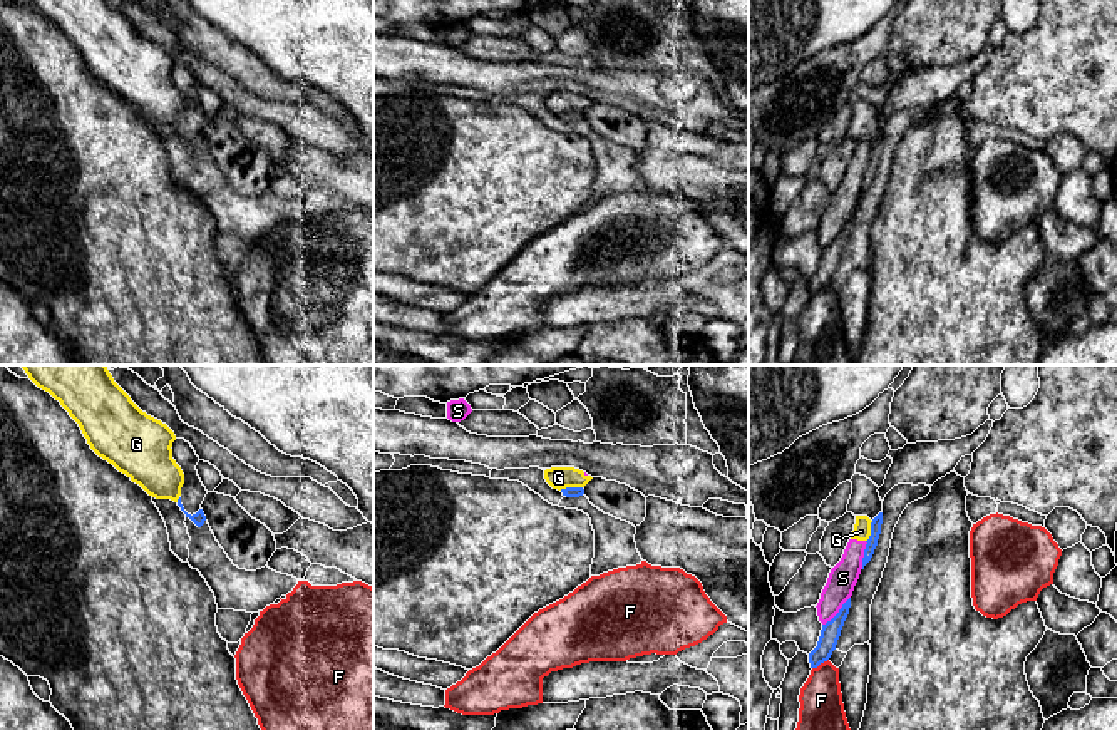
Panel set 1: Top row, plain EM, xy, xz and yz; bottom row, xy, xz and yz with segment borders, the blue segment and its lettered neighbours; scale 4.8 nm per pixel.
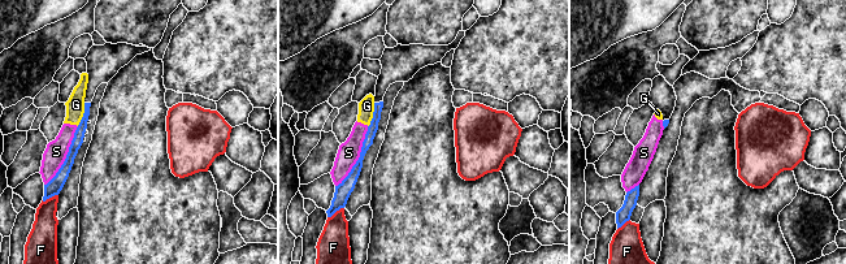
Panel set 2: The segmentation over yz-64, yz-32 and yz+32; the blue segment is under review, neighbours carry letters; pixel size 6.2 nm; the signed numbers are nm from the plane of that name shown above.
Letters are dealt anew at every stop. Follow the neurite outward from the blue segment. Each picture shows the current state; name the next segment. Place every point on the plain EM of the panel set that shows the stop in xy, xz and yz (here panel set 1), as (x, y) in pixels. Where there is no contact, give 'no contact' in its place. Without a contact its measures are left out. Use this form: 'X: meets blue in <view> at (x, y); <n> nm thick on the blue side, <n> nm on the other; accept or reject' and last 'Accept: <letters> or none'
F: meets blue in yz at (819, 288); 90 nm thick on the blue side, 220 nm on the other; reject
G: meets blue in xz at (570, 113); 50 nm thick on the blue side, 110 nm on the other; reject
S: meets blue in yz at (839, 236); 90 nm thick on the blue side, 140 nm on the other; reject
Accept: none

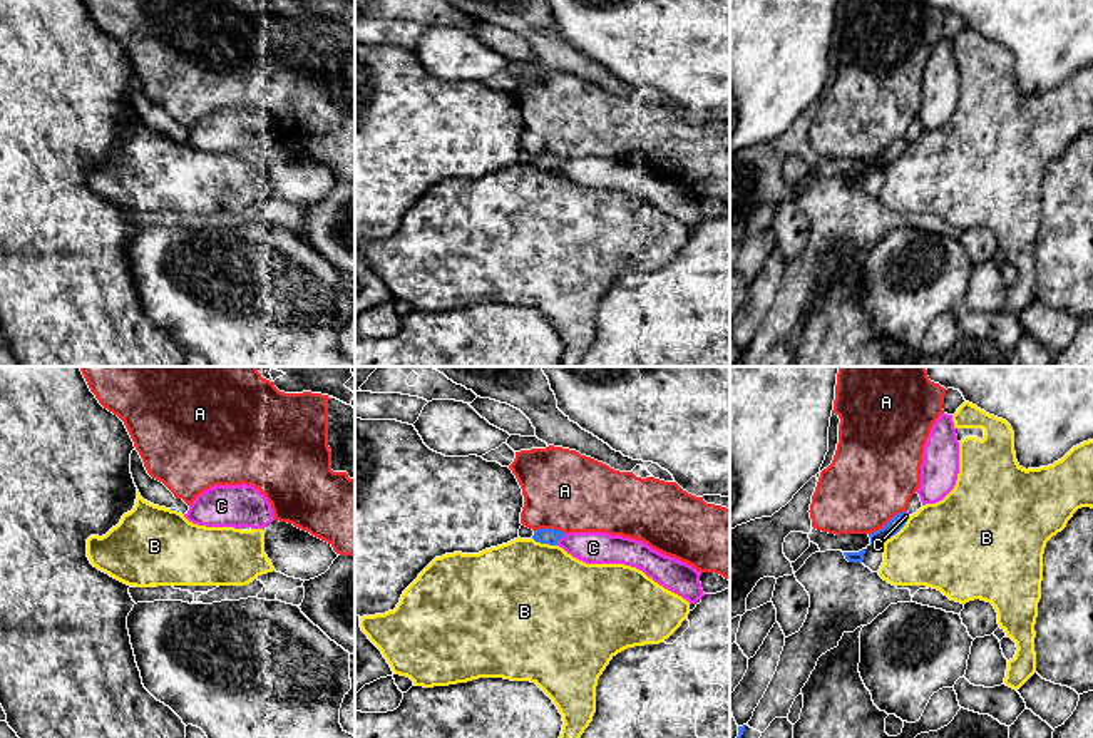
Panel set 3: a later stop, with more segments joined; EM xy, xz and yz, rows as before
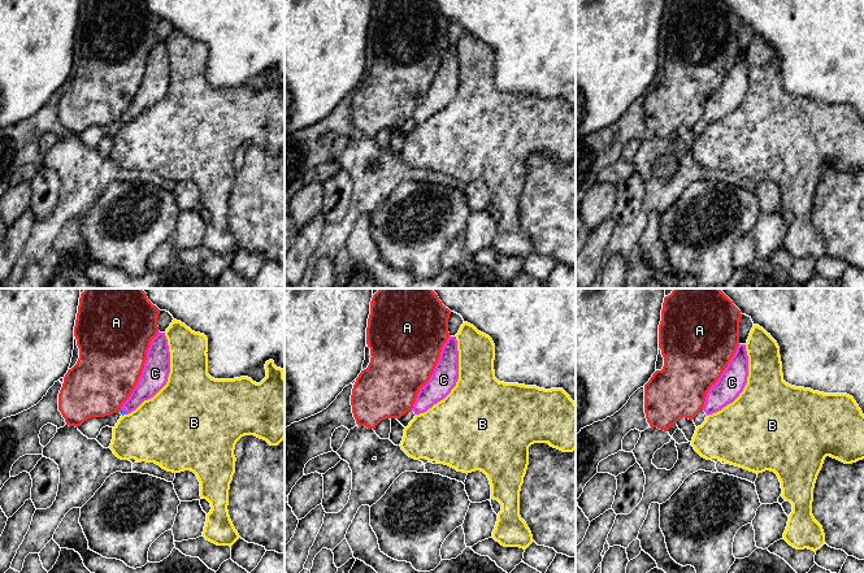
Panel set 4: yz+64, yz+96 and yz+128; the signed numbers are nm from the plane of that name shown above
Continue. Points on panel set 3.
A: meets blue in yz at (887, 148); 70 nm thick on the blue side, 420 nm on the other; reject
B: meets blue in yz at (896, 158); 70 nm thick on the blue side, 420 nm on the other; reject
C: meets blue in xz at (559, 163); 80 nm thick on the blue side, 160 nm on the other; accept
Accept: C

